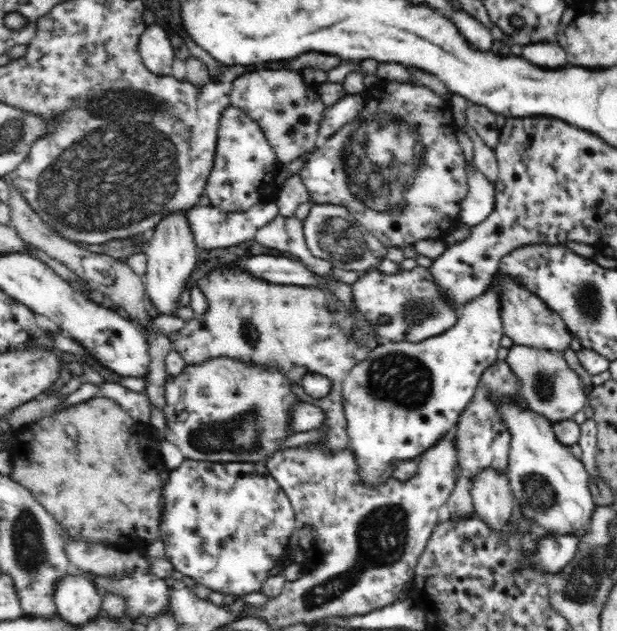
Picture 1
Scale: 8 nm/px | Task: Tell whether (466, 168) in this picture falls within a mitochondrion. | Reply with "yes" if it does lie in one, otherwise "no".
no

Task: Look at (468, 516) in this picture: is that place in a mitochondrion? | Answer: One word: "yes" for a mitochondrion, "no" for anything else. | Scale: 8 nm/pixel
no

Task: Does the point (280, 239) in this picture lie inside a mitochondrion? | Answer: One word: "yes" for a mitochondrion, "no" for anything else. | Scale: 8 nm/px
no

